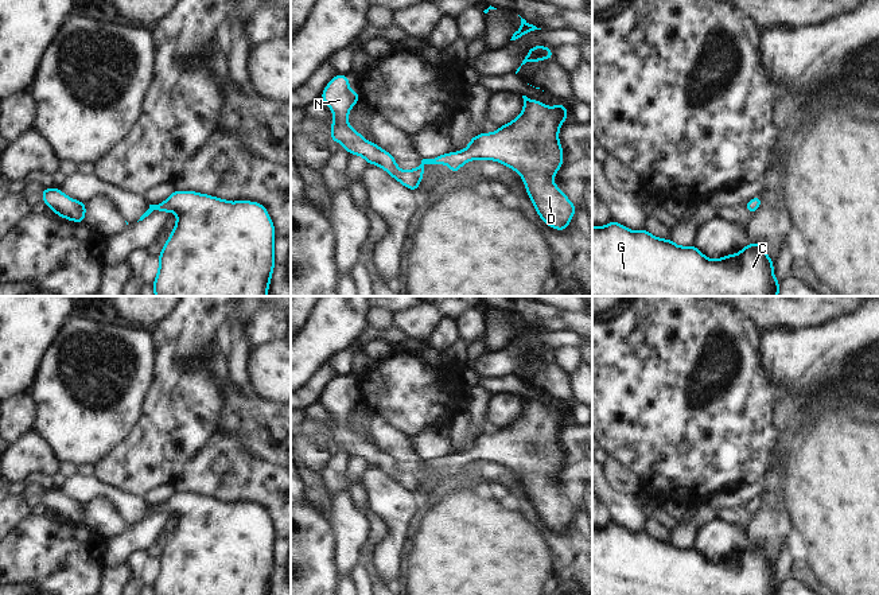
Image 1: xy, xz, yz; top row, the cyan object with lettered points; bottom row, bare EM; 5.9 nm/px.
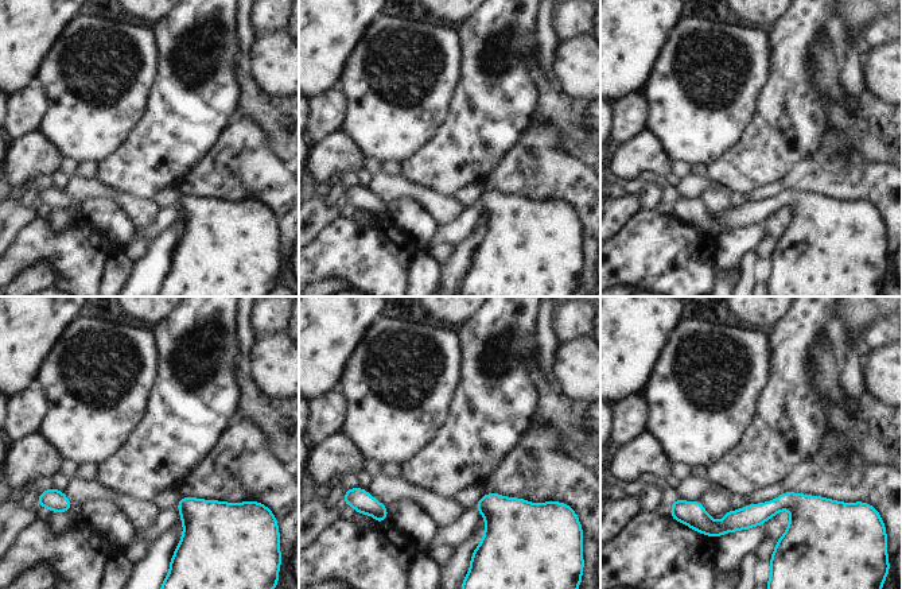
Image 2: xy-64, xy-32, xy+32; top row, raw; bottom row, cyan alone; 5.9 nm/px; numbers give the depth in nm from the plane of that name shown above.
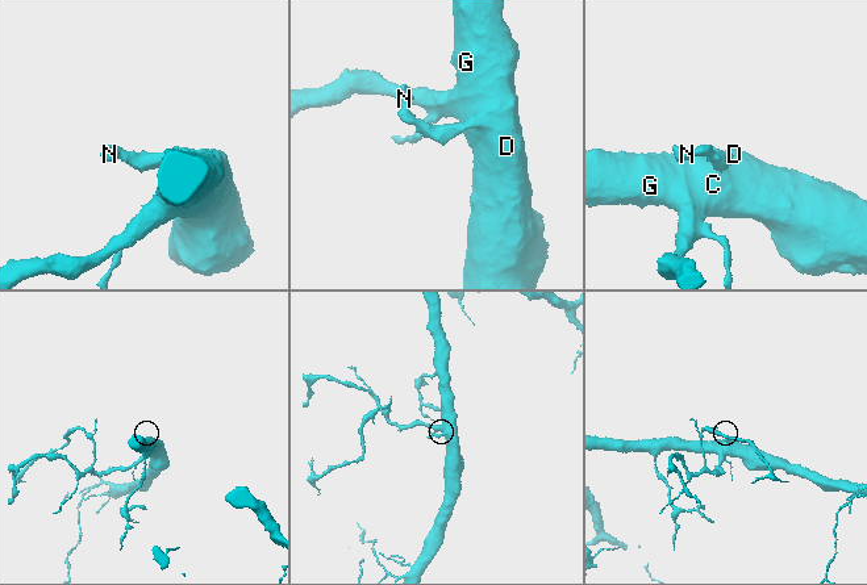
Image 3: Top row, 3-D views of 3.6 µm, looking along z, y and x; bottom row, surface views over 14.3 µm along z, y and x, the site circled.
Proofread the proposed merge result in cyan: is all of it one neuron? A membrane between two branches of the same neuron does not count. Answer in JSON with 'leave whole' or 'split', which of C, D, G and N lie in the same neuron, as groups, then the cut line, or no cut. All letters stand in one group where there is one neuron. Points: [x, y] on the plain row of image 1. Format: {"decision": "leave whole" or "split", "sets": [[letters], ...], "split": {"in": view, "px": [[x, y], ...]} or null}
{"decision": "leave whole", "sets": [["C", "D", "G", "N"]], "split": null}

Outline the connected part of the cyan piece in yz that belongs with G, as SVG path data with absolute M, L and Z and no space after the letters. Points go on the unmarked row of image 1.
M611 521L607 528L592 528L592 595L779 595L778 591L781 584L775 580L773 569L774 563L769 560L762 545L748 544L738 556L728 556L717 561L712 561L707 560L696 547L678 548L672 541L652 537L646 530L634 533L614 521Z

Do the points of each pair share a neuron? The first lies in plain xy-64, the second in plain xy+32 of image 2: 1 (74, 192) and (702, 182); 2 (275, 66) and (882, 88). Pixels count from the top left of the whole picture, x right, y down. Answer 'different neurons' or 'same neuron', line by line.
1: same neuron
2: same neuron

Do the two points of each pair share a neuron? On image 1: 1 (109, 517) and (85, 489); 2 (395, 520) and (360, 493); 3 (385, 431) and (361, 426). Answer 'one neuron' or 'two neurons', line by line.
1: two neurons
2: two neurons
3: two neurons

